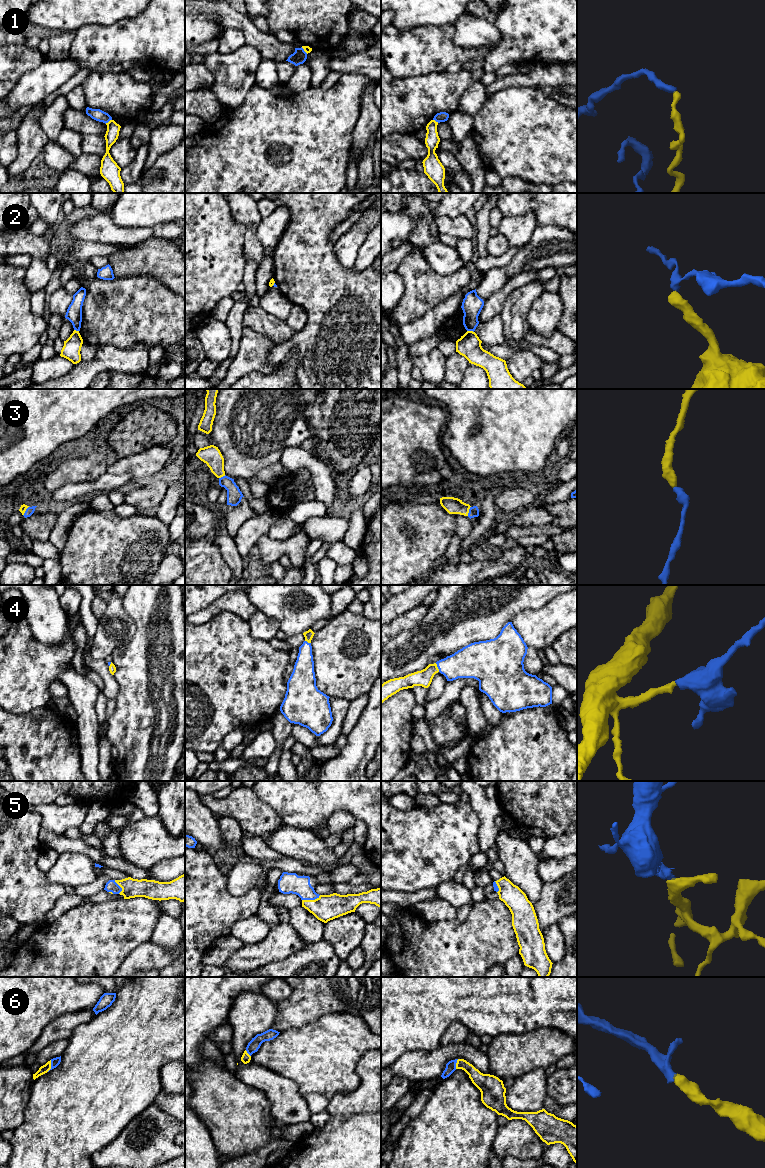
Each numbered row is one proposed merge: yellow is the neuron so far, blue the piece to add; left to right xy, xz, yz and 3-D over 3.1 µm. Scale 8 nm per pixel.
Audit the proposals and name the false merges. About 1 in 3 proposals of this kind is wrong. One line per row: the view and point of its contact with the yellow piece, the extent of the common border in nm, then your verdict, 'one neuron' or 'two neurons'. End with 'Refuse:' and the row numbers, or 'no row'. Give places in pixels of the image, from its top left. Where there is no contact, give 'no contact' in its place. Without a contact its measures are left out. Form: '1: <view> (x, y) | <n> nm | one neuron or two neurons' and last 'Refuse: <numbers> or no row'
1: xy (109, 121) | 70 nm | two neurons
2: yz (470, 331) | 60 nm | two neurons
3: yz (468, 511) | 80 nm | one neuron
4: yz (437, 667) | 80 nm | one neuron
5: xz (311, 900) | 160 nm | one neuron
6: xy (50, 1066) | 100 nm | one neuron
Refuse: 1, 2

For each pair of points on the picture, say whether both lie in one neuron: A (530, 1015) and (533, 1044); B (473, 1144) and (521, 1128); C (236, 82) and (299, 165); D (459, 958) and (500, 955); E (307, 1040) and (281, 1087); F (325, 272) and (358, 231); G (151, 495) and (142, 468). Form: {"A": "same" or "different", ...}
{"A": "different", "B": "different", "C": "different", "D": "same", "E": "different", "F": "different", "G": "different"}

